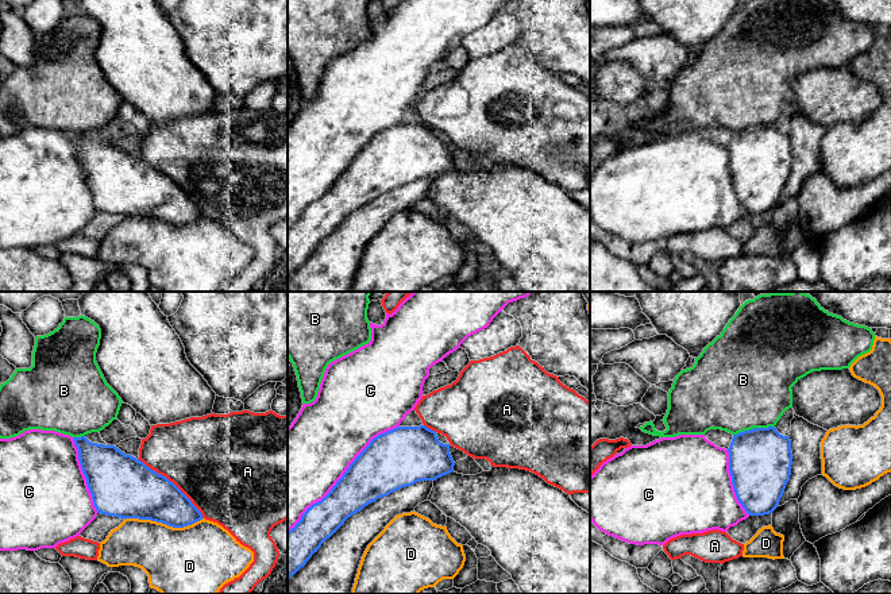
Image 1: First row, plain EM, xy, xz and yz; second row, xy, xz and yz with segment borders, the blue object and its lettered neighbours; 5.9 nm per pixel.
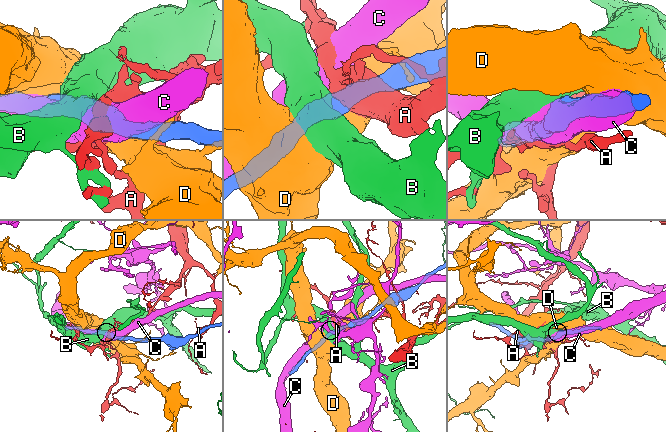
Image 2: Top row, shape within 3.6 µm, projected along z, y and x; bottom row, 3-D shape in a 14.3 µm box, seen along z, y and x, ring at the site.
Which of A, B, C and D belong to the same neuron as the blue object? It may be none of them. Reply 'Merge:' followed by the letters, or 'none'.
Merge: C

